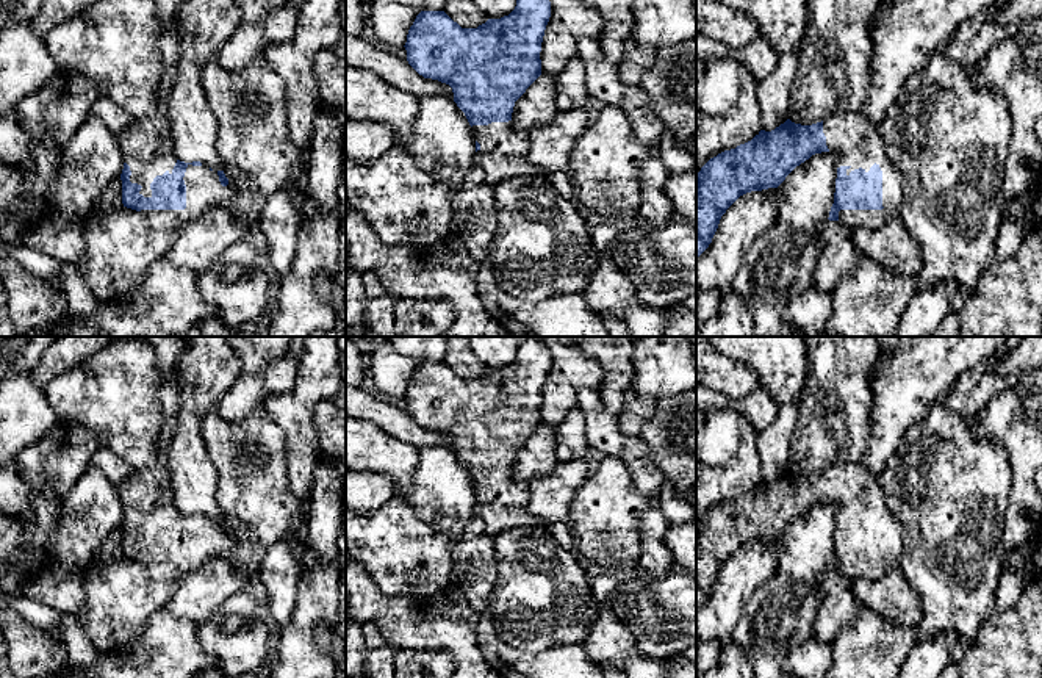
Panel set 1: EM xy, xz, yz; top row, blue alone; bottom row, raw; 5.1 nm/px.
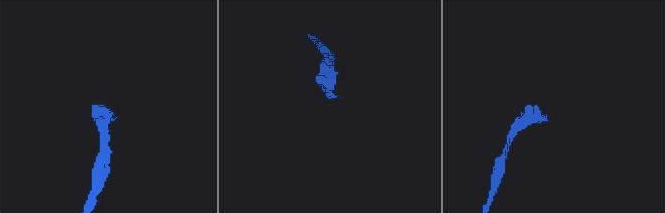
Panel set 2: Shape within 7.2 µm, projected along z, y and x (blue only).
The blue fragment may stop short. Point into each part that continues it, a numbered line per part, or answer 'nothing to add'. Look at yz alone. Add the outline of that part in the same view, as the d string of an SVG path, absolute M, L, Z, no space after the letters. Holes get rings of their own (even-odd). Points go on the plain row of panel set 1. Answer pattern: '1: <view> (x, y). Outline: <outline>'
1: yz (851, 487). Outline: M839 463L823 470L823 484L829 503L837 506L837 518L846 517L846 526L876 514L882 521L882 561L840 561L839 573L848 579L878 579L898 568L903 550L901 523L890 514L876 478L861 463Z

